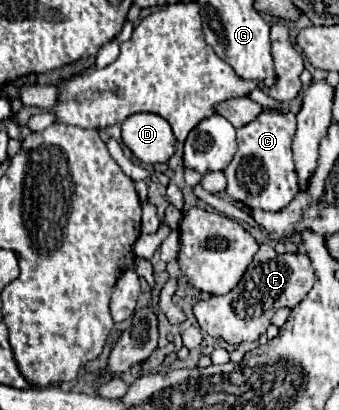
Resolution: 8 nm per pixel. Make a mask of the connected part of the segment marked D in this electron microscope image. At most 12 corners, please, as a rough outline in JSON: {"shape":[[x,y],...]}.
{"shape":[[137,112],[123,142],[143,164],[167,162],[175,136],[165,118]]}

